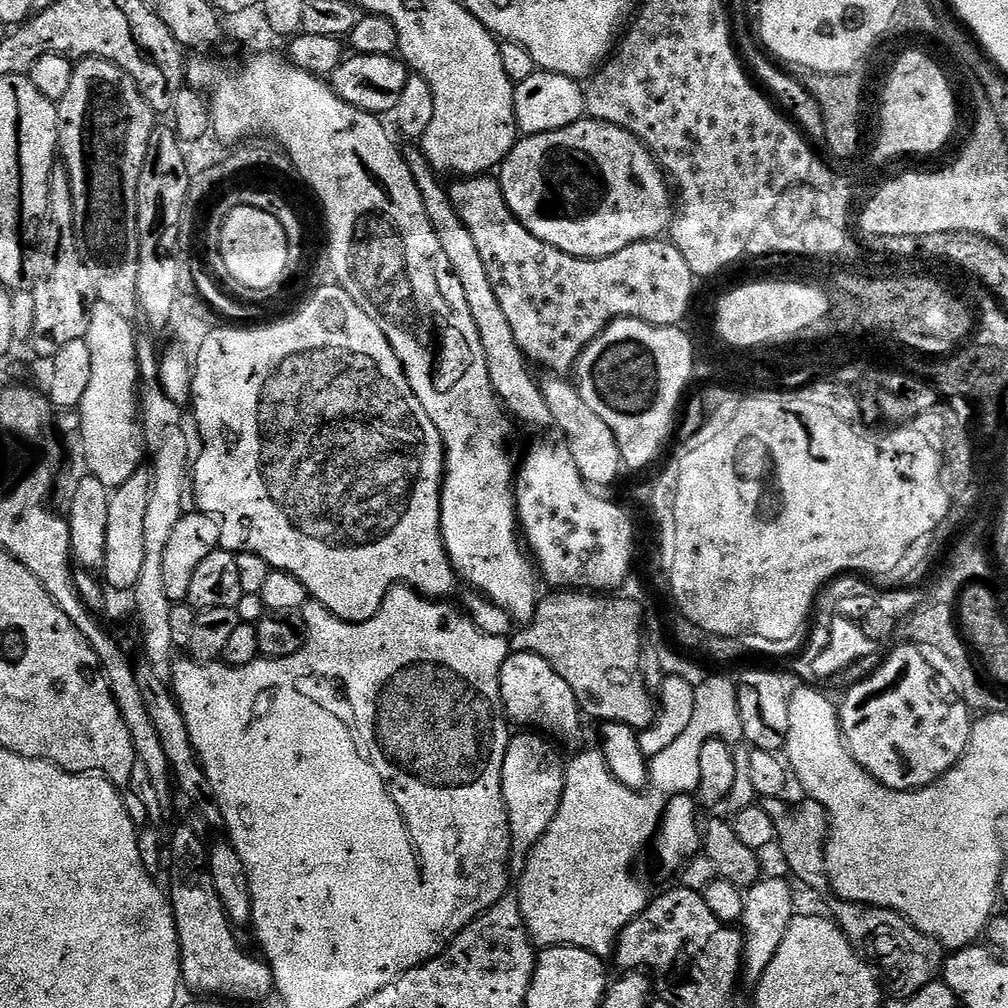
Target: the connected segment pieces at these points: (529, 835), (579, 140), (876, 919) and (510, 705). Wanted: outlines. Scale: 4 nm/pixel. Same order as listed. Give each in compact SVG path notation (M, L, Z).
M536 732L518 733L520 734L505 745L503 772L500 775L504 809L510 826L508 870L509 875L514 878L523 876L532 849L544 836L557 814L561 794L564 793L560 781L564 779L566 771L564 758L561 758L549 739Z
M585 118L577 122L577 124L566 126L562 130L554 130L546 134L524 136L517 139L516 145L510 150L510 154L504 159L503 164L499 165L498 179L500 189L504 195L504 201L508 203L508 208L511 210L512 215L515 216L516 221L525 230L530 234L534 234L534 238L538 238L566 254L577 256L583 260L601 260L626 250L626 246L631 244L663 237L669 231L670 221L674 216L674 196L670 191L670 184L666 179L665 173L656 162L655 155L649 152L635 136L630 135L625 128L619 128L613 124L605 124L603 120Z
M837 899L835 903L835 923L840 925L844 937L852 943L853 948L874 966L887 991L889 988L893 992L893 997L912 996L937 979L946 959L945 949L941 948L937 940L922 934L899 912L892 912L889 908L855 904L853 900Z
M528 652L509 653L499 672L499 692L503 713L505 710L509 718L520 725L518 727L543 732L555 741L566 743L571 750L583 747L584 718L577 698L558 672L540 655Z

